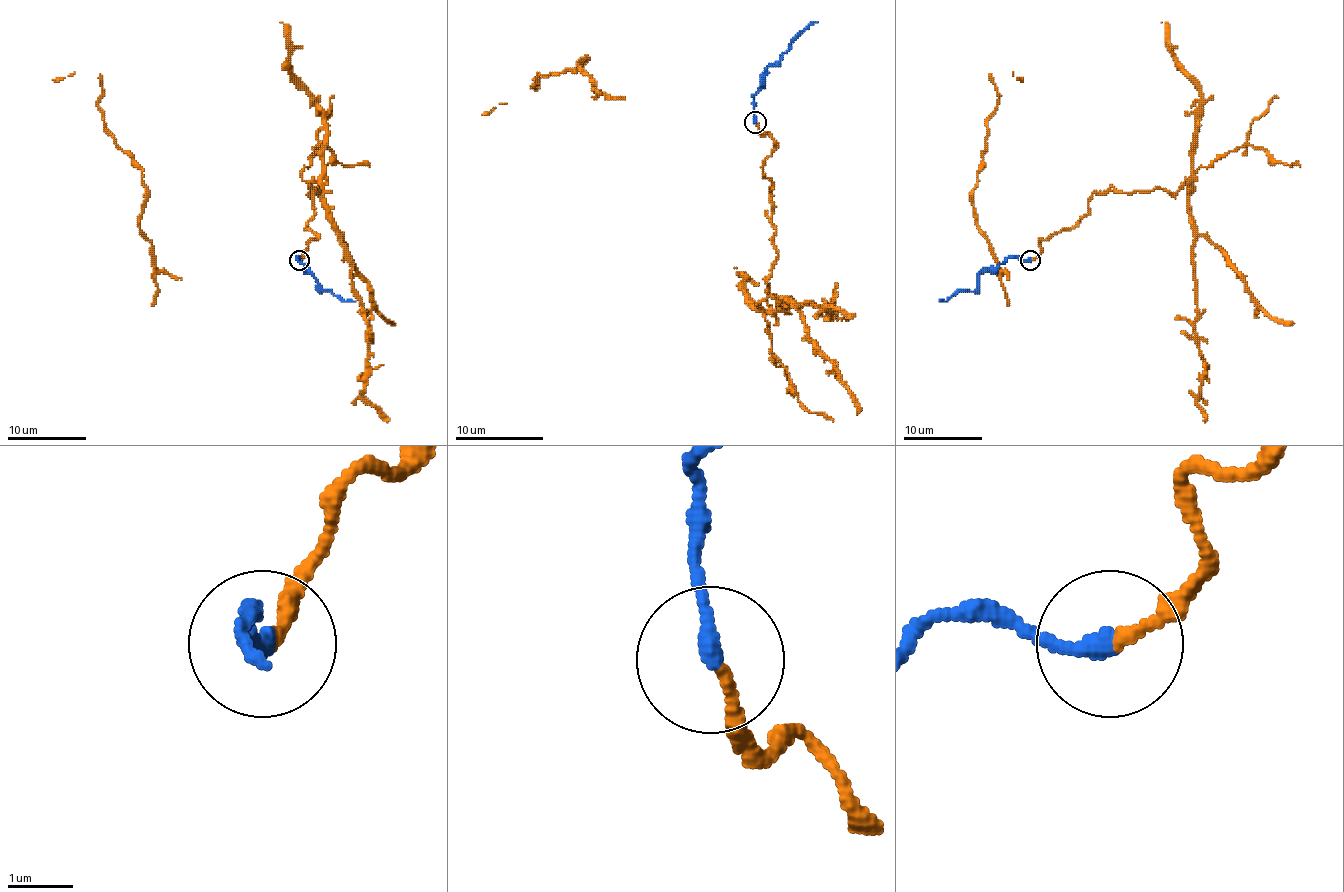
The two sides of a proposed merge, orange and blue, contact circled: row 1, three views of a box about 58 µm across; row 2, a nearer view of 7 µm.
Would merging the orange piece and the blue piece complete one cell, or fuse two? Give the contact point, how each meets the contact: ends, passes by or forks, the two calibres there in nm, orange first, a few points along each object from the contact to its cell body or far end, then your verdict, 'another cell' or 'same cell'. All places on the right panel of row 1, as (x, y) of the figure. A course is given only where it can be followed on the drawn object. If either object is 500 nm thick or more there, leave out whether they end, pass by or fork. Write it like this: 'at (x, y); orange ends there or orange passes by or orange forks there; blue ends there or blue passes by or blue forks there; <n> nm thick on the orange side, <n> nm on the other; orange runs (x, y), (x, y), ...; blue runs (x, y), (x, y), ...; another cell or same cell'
at (1030, 260); orange ends there; blue ends there; 180 nm thick on the orange side, 280 nm on the other; orange runs (1030, 260), (1040, 242), (1088, 212), (1094, 192), (1175, 192), (1187, 182), (1205, 422); blue runs (1030, 260), (1007, 258), (997, 268), (985, 270), (973, 291), (959, 291), (945, 301), (939, 301); same cell

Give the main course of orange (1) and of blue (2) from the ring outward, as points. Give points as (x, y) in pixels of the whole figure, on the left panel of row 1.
1: (300, 260), (316, 238), (306, 228), (320, 190), (310, 192), (312, 182), (367, 323), (363, 396), (387, 422)
2: (300, 260), (322, 291), (331, 291), (345, 301), (355, 301)

